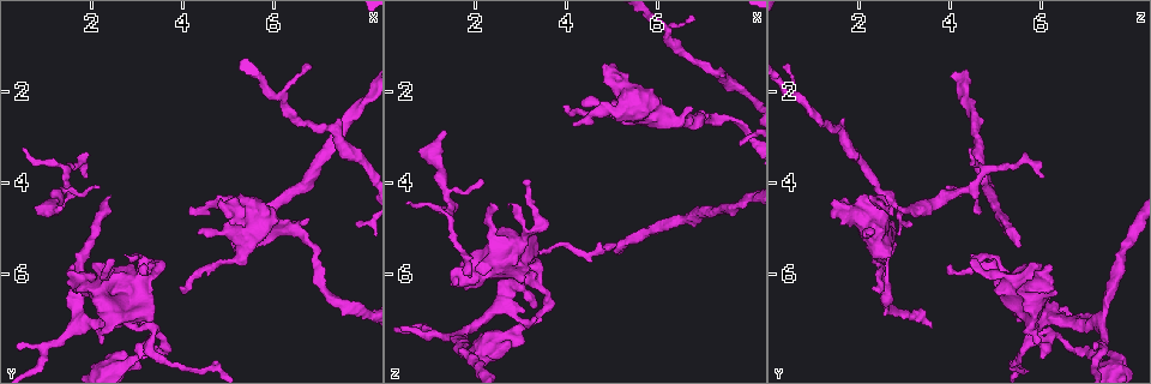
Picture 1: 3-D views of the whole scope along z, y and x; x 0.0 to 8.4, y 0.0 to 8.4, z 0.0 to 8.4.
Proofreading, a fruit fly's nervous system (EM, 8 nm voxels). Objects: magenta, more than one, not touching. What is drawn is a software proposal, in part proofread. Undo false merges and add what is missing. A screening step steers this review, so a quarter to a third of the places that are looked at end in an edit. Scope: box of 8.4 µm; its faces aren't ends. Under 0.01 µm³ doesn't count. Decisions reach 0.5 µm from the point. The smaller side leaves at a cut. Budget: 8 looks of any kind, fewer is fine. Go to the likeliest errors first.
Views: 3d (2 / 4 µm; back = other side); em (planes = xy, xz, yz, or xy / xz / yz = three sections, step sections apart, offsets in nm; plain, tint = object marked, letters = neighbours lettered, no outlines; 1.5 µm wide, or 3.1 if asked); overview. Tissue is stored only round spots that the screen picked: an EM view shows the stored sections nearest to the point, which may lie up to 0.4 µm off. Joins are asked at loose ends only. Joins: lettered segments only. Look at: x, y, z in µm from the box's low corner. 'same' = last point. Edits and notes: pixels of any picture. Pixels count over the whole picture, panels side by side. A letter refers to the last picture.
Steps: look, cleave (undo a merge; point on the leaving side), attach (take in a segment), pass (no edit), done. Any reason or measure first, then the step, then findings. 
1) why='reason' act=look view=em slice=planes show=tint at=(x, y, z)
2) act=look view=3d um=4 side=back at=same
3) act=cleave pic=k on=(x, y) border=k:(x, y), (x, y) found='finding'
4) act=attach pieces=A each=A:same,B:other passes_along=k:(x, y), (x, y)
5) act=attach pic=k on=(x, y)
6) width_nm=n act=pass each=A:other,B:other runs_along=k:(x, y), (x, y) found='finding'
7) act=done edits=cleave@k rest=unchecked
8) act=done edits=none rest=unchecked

why='long arm stops here' act=look view=em slice=xz step=8 show=letters at=(5.15, 5.45, 5.60)

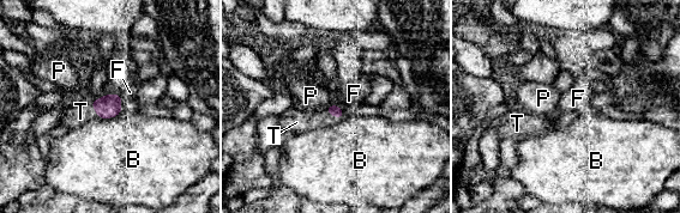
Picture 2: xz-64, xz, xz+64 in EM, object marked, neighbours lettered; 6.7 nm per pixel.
act=look view=em slice=planes show=letters at=same

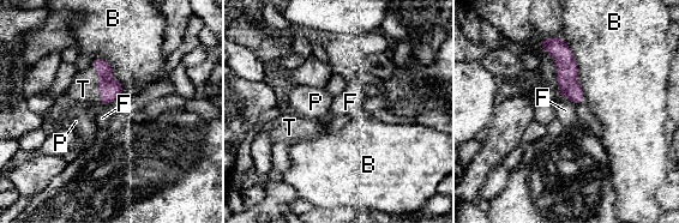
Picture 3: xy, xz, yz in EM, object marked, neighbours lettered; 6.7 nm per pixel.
width_nm=120 act=attach pieces=T each=B:other,F:other,P:other,T:same passes_along=3:(109, 89), (96, 84), (83, 89) found='it goes on there'

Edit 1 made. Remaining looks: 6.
why='tapers out' act=look view=3d um=4 at=(2.10, 4.00, 4.00)

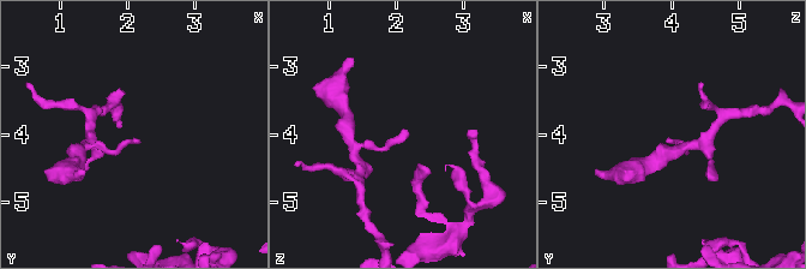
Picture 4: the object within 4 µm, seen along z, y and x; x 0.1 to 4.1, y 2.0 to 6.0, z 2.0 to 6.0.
act=look view=em slice=xz step=4 show=tint at=(2.15, 4.05, 3.95)

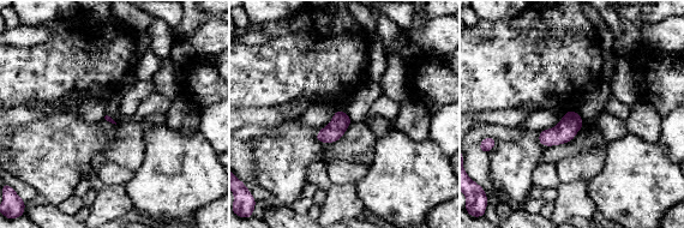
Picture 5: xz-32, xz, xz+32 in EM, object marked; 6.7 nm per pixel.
why='cut it another way' act=look view=em slice=planes show=letters at=same

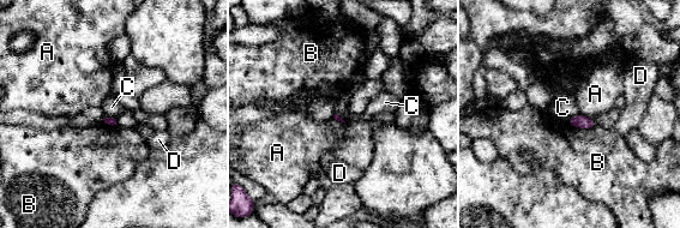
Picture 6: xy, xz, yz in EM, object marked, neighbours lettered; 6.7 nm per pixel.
act=pass each=A:other,B:other,C:other,D:other found='no lettered segment goes on from it'

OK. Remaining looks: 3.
why='end of a long branch' act=look view=em slice=planes show=letters at=(7.75, 4.90, 3.20)

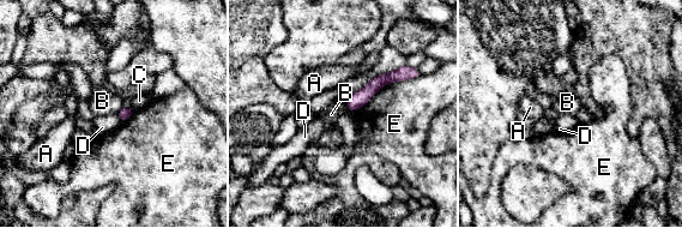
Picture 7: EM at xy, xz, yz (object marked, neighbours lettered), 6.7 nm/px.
width_nm=80 act=pass each=A:other,B:other,C:other,D:other,E:other runs_along=7:(404, 76), (378, 82), (350, 106) found='none of them fits'

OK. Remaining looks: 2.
act=done edits=attach@3 rest=unchecked

